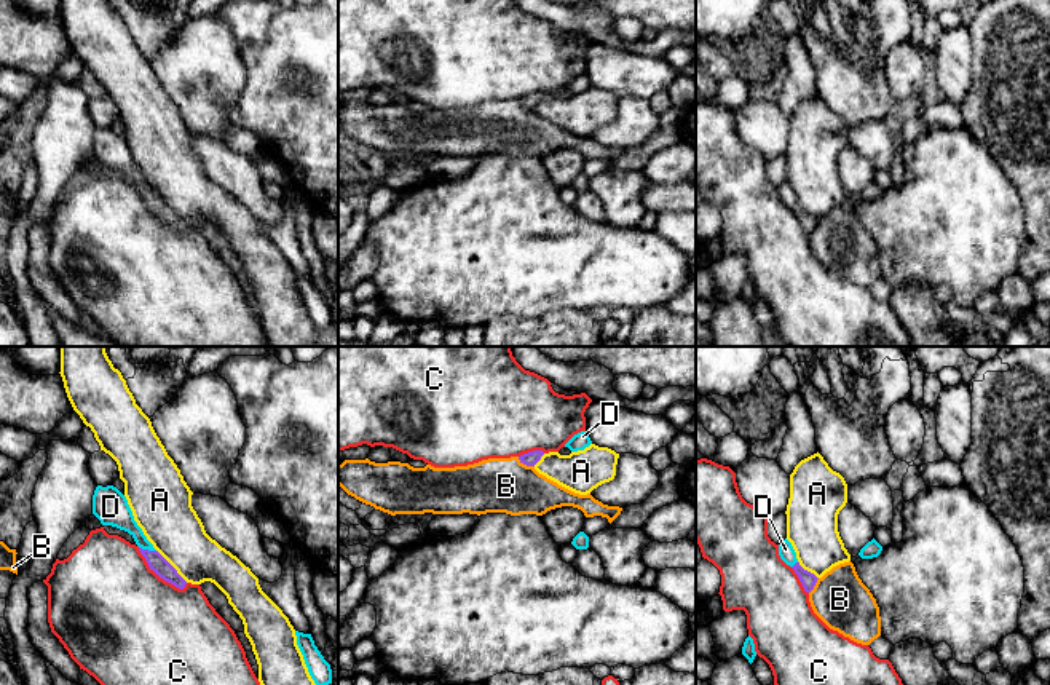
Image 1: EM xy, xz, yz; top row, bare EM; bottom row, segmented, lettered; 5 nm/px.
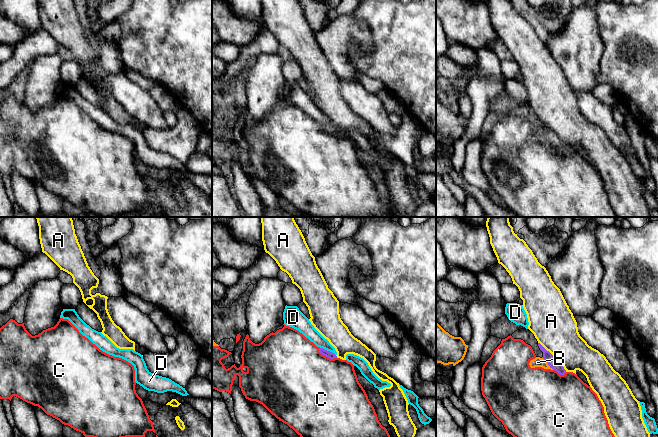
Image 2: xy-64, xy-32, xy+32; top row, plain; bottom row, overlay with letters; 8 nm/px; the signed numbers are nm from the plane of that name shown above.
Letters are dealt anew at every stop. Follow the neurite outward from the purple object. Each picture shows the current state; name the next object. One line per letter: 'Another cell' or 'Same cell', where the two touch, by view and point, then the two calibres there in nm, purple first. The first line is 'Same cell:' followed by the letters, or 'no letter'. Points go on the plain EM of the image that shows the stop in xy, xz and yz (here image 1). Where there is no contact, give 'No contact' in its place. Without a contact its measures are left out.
Same cell: D
A: Another cell. Touches purple at xy (171, 208). Thickness 90 nm (purple) against 280 nm
B: Another cell. Touches purple at xz (525, 106). Thickness 70 nm (purple) against 280 nm
C: Another cell. Touches purple at xy (158, 217). Thickness 90 nm (purple) against 500 nm
D: Same cell. Touches purple at xy (147, 192). Thickness 90 nm (purple) against 150 nm

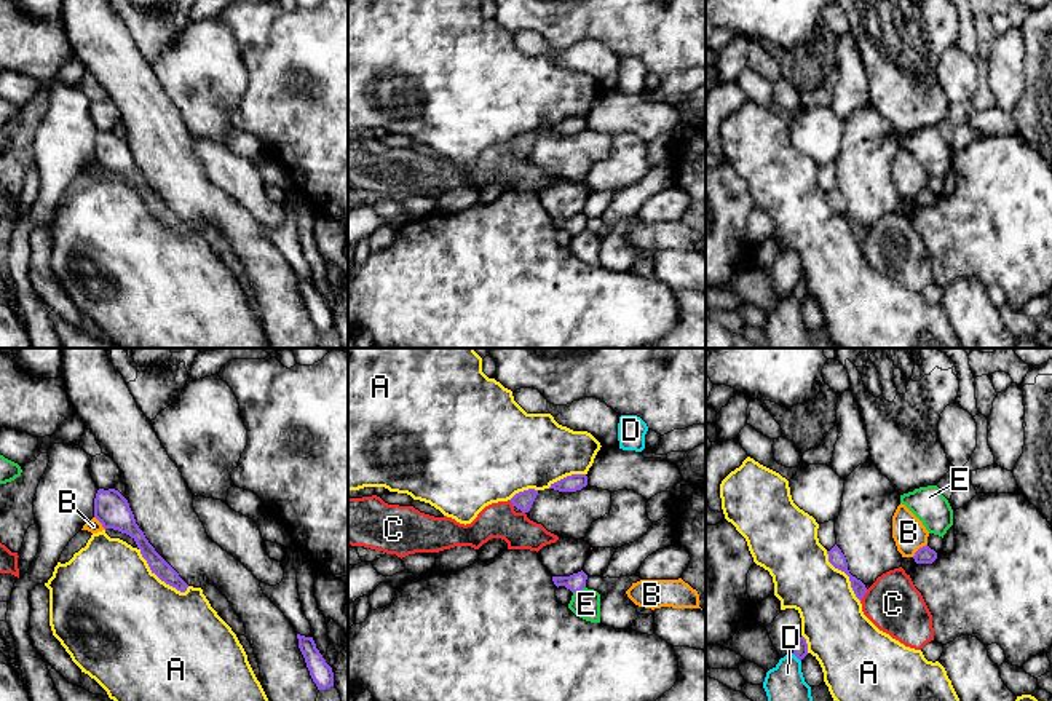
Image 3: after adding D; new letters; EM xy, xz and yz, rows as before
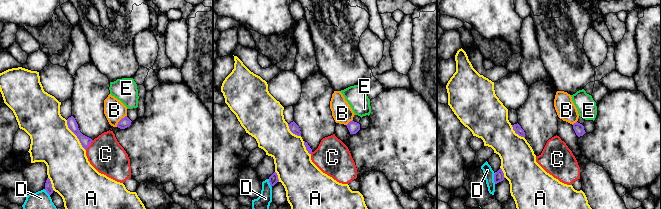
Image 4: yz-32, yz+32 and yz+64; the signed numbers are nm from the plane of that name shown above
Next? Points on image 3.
Same cell: no letter
A: Another cell. Touches purple at xy (158, 219). Thickness 90 nm (purple) against 500 nm
B: Another cell. Touches purple at yz (918, 192). Thickness 90 nm (purple) against 160 nm
C: Another cell. Touches purple at yz (862, 238). Thickness 80 nm (purple) against 280 nm
D: Another cell. Touches purple at yz (797, 299). Thickness 80 nm (purple) against 220 nm
E: Another cell. Touches purple at xz (578, 232). Thickness 90 nm (purple) against 140 nm

